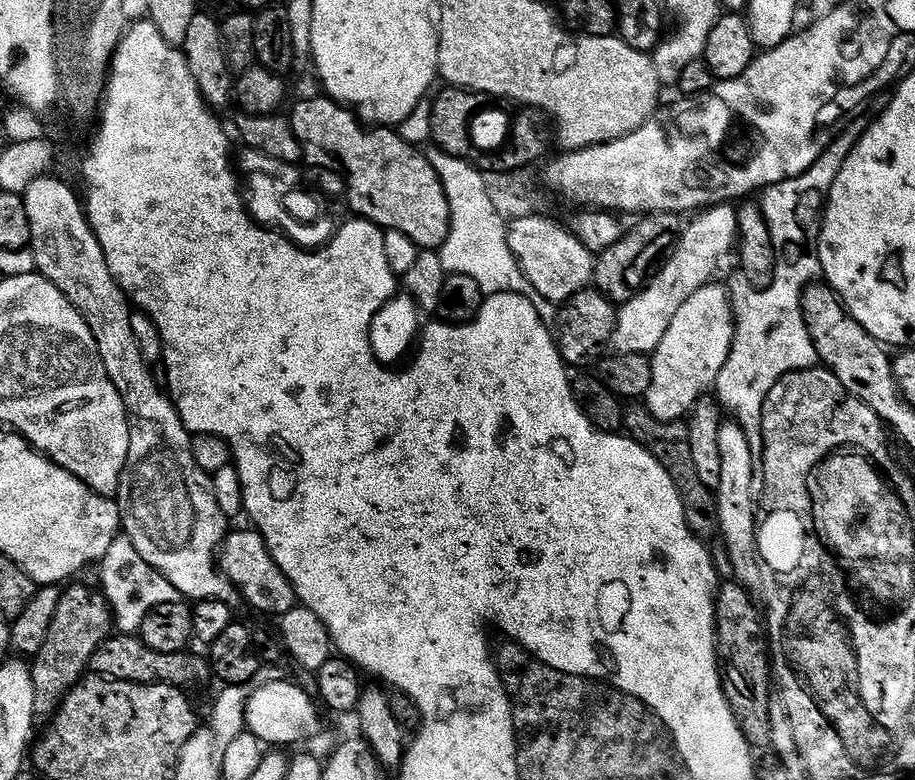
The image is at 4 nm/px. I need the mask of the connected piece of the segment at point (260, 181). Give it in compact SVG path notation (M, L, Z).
M292 162L265 165L264 172L252 172L242 180L242 199L249 223L278 238L286 238L293 248L312 250L321 242L331 240L338 222L350 216L346 174L330 166L304 169L295 168L297 165Z

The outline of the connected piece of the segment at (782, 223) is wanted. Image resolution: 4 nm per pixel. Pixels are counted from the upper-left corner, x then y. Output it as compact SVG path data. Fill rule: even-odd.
M828 147L820 149L820 156L806 170L802 170L789 180L780 184L770 184L763 189L758 203L764 211L768 233L771 236L773 265L772 274L767 281L767 288L776 288L776 284L788 284L796 272L796 280L792 280L792 292L796 292L796 312L801 310L801 294L806 284L811 283L820 273L820 258L816 252L819 244L822 209L830 186L834 182L836 172L842 166L844 156L836 156L836 160L828 160L832 168L824 168L824 160L828 160Z

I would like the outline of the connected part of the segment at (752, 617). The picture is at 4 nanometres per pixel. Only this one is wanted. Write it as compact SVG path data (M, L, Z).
M729 578L728 581L721 583L719 587L716 589L716 647L718 649L718 665L720 664L720 672L724 675L724 681L722 681L722 687L724 690L724 697L726 698L726 702L730 706L730 710L732 711L732 716L735 720L740 723L740 728L744 731L745 736L748 737L749 741L756 742L756 740L764 740L768 734L768 714L770 711L770 703L768 704L768 680L770 684L770 656L767 651L763 647L761 647L762 640L760 640L756 636L752 636L756 632L756 612L758 616L758 608L752 605L752 595L753 593L749 591L749 589L745 588L743 584L740 583L739 580L735 578Z

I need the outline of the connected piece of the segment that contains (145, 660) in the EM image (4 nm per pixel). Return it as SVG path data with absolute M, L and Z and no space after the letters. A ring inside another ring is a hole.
M109 634L108 637L90 654L87 671L109 680L125 680L132 683L166 683L187 686L195 680L209 675L210 669L205 657L191 656L191 651L163 652L150 650L136 634Z

